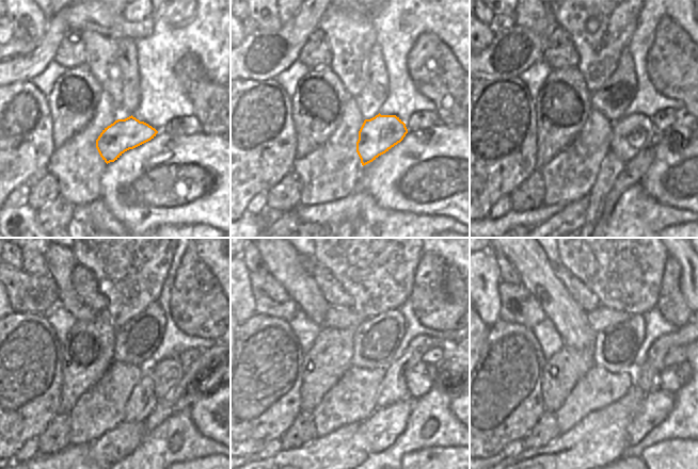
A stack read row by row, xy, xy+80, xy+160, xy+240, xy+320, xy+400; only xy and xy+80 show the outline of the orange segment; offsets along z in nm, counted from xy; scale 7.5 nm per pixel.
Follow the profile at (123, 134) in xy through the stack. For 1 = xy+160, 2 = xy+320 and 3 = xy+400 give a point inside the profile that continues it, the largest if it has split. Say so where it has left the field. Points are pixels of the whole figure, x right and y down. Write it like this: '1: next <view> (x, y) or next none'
1: next xy+160 (632, 134)
2: next xy+320 (421, 378)
3: next xy+400 (671, 378)

